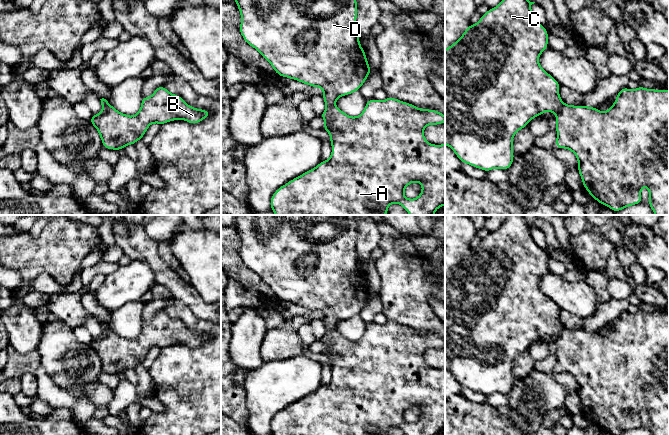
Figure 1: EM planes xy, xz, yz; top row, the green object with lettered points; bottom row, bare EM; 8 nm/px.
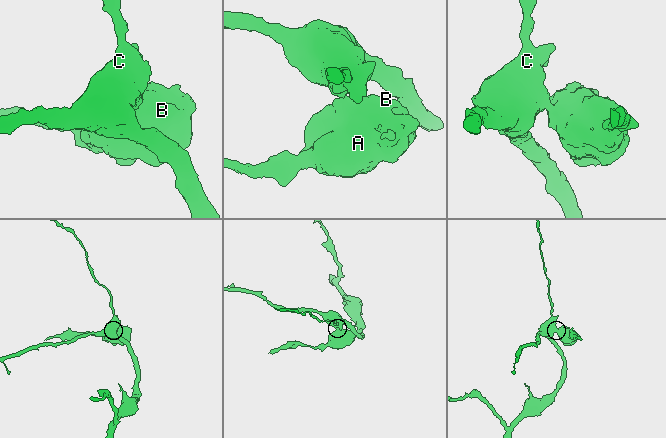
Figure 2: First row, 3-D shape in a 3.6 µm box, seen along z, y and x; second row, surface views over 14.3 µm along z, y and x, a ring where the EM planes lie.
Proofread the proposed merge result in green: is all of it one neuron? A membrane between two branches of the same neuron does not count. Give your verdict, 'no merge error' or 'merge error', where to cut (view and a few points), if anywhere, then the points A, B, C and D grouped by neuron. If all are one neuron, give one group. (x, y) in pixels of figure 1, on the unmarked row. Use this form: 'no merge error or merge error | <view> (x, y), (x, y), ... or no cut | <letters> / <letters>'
merge error | yz (563, 327), (561, 332), (555, 337) | A B / C D

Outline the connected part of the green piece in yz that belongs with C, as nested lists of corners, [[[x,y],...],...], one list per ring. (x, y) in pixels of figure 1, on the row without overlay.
[[[507,215],[505,221],[503,222],[503,224],[494,232],[489,233],[485,238],[481,239],[480,244],[474,248],[474,249],[469,249],[466,254],[464,255],[464,257],[462,258],[462,260],[452,269],[450,269],[446,274],[445,274],[445,369],[449,370],[453,376],[456,378],[456,380],[460,383],[460,385],[462,387],[466,387],[469,388],[475,392],[478,393],[482,393],[485,396],[488,396],[490,394],[493,394],[495,392],[499,392],[502,394],[508,394],[513,385],[514,385],[514,377],[513,377],[513,361],[514,359],[521,354],[522,352],[528,350],[529,346],[540,339],[543,339],[544,336],[549,335],[552,336],[554,338],[558,337],[559,334],[561,333],[562,329],[563,329],[563,325],[560,322],[559,319],[559,312],[560,312],[560,308],[558,307],[558,305],[551,300],[550,298],[548,298],[539,288],[538,286],[538,282],[541,279],[541,277],[543,275],[545,275],[548,271],[548,255],[547,253],[541,249],[534,241],[532,235],[531,235],[531,229],[534,228],[535,226],[530,226],[523,218],[522,215]]]

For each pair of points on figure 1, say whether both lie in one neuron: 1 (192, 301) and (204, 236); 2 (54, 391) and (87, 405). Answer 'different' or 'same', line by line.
1: different
2: same

